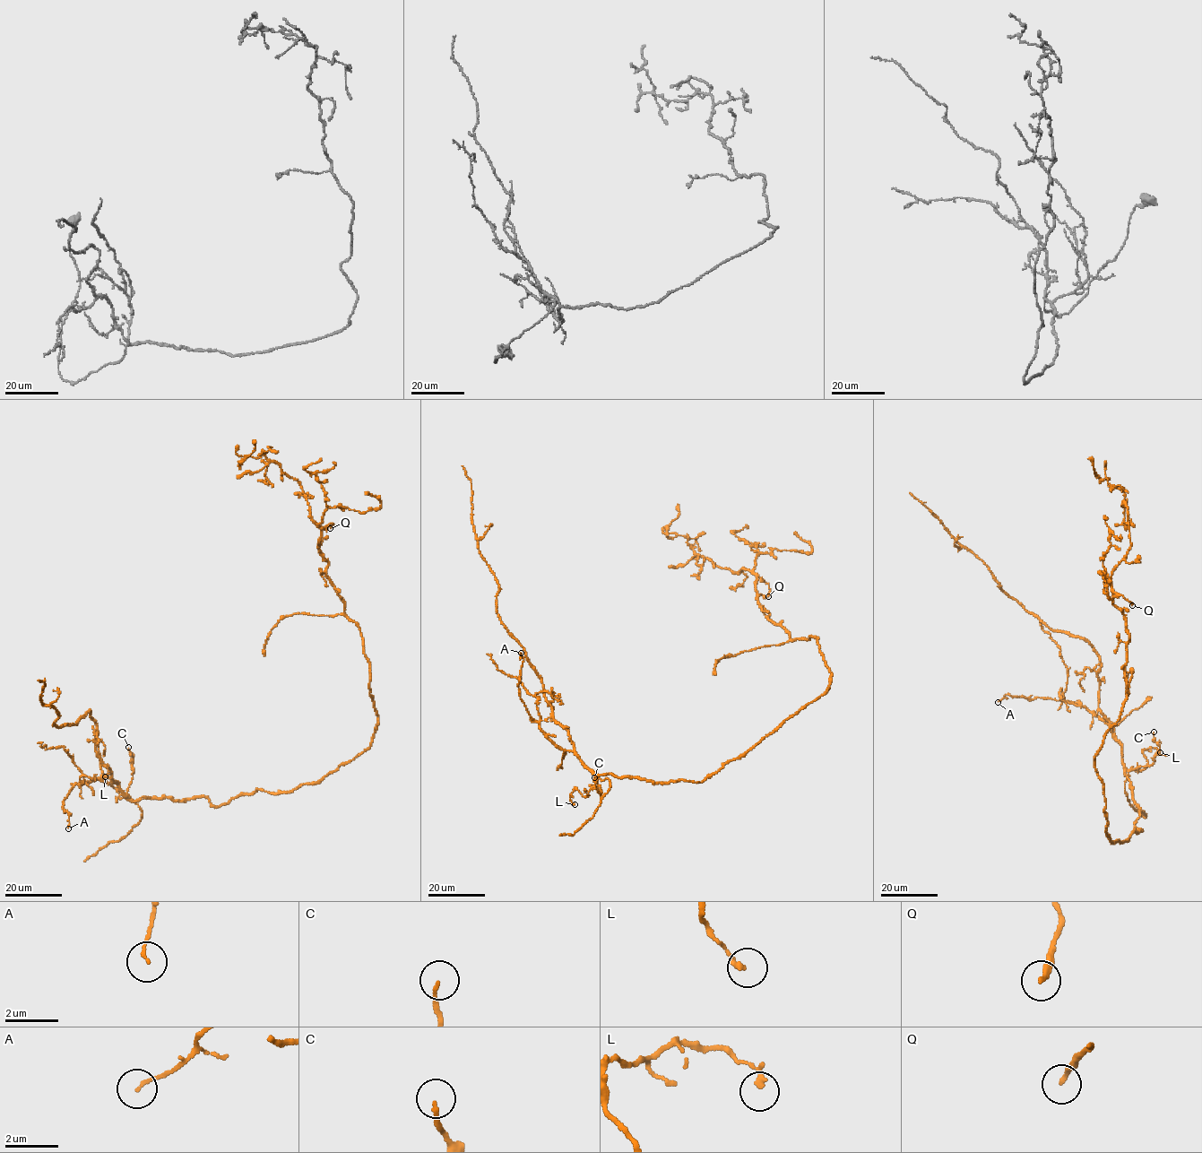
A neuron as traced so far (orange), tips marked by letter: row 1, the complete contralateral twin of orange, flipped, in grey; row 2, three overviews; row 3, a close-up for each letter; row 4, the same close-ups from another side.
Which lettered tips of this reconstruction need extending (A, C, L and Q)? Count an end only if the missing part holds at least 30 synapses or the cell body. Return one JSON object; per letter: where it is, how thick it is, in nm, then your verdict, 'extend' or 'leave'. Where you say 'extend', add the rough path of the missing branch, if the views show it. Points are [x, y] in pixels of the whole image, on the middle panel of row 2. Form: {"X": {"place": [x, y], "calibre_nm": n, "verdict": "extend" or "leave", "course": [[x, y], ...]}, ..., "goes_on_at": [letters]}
{"A": {"place": [521, 653], "calibre_nm": 110, "verdict": "leave"}, "C": {"place": [594, 777], "calibre_nm": 140, "verdict": "leave"}, "L": {"place": [575, 804], "calibre_nm": 200, "verdict": "leave"}, "Q": {"place": [768, 596], "calibre_nm": 200, "verdict": "leave"}, "goes_on_at": []}

